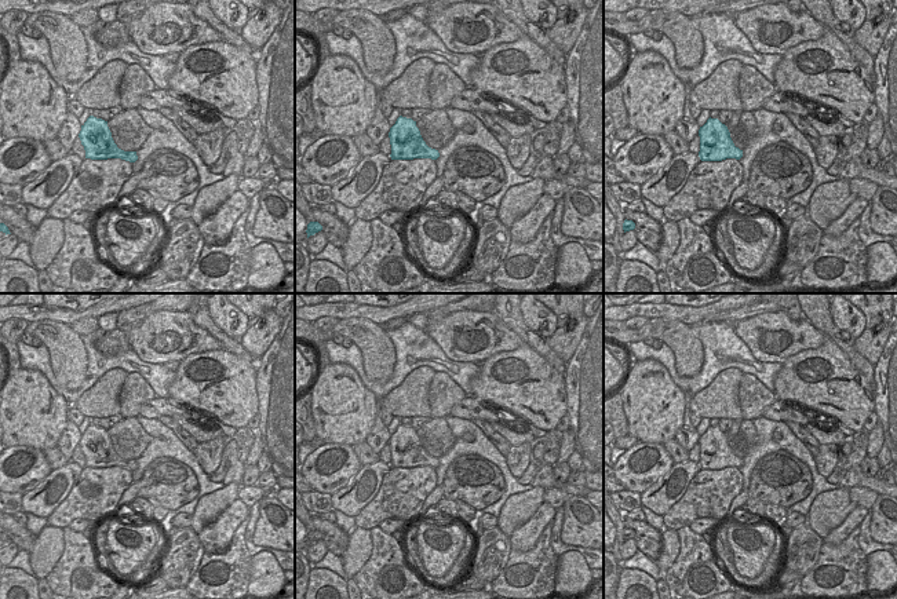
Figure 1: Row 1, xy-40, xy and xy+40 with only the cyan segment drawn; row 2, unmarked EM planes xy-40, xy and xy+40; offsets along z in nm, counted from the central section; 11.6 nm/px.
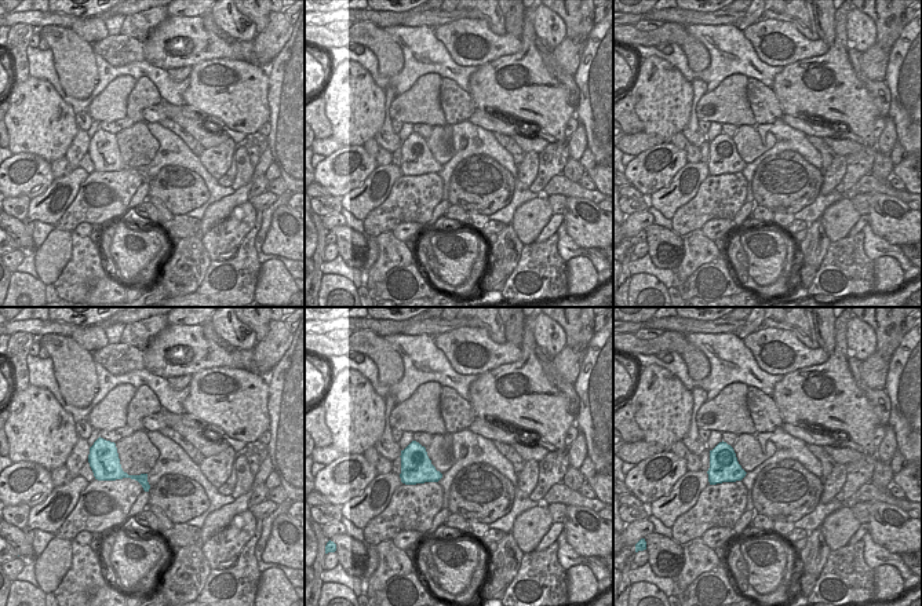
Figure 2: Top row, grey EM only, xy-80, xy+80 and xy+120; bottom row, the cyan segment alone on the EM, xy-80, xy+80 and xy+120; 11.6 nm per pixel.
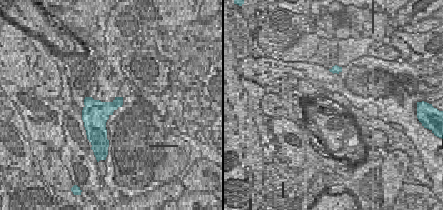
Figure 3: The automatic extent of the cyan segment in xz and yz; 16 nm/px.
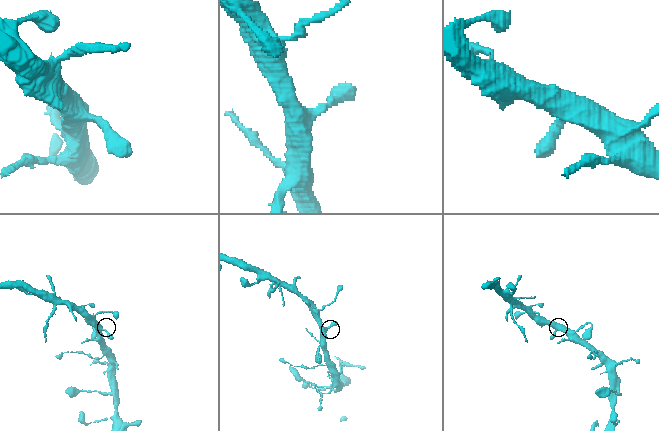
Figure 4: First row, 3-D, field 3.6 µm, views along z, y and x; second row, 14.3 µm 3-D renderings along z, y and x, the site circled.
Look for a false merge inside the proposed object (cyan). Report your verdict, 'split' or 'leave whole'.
leave whole

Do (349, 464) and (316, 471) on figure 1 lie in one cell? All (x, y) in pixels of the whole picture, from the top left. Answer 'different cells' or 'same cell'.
same cell

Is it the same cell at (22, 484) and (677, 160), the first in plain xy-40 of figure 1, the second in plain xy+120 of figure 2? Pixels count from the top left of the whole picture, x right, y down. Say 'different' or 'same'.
same

